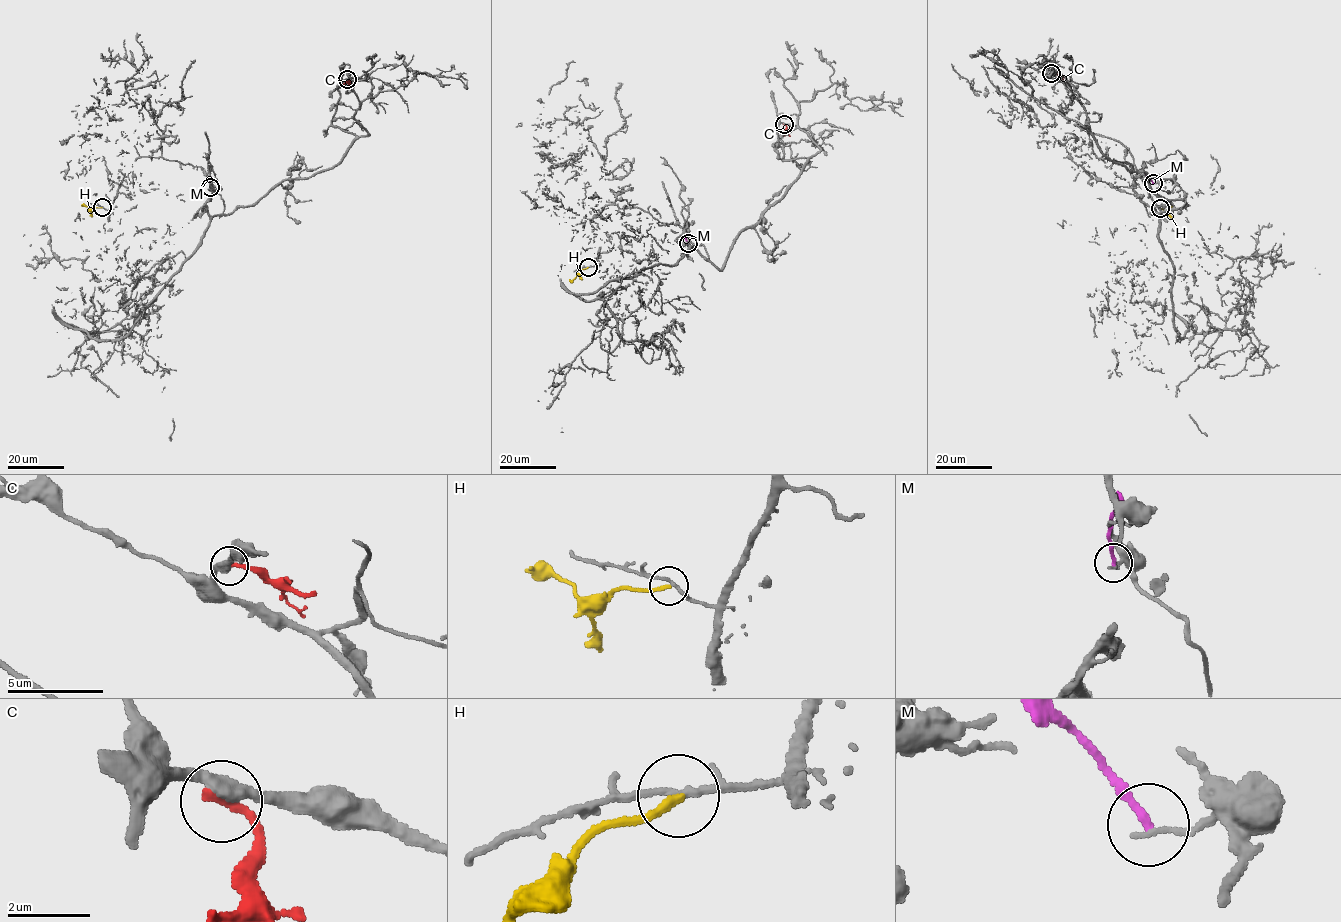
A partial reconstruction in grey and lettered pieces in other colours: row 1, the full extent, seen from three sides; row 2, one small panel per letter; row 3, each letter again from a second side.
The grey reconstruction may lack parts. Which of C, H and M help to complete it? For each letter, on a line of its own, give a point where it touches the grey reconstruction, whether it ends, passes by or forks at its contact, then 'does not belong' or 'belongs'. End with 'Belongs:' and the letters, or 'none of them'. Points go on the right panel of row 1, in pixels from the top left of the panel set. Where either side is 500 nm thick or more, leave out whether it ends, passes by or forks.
C: contact (1051, 73); it ends; does not belong
H: contact (1160, 208); it ends; does not belong
M: contact (1153, 183); it ends; does not belong
Belongs: none of them

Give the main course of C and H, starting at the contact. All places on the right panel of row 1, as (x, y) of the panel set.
C: (1051, 73), (1063, 81)
H: (1160, 208), (1166, 210), (1172, 205)

